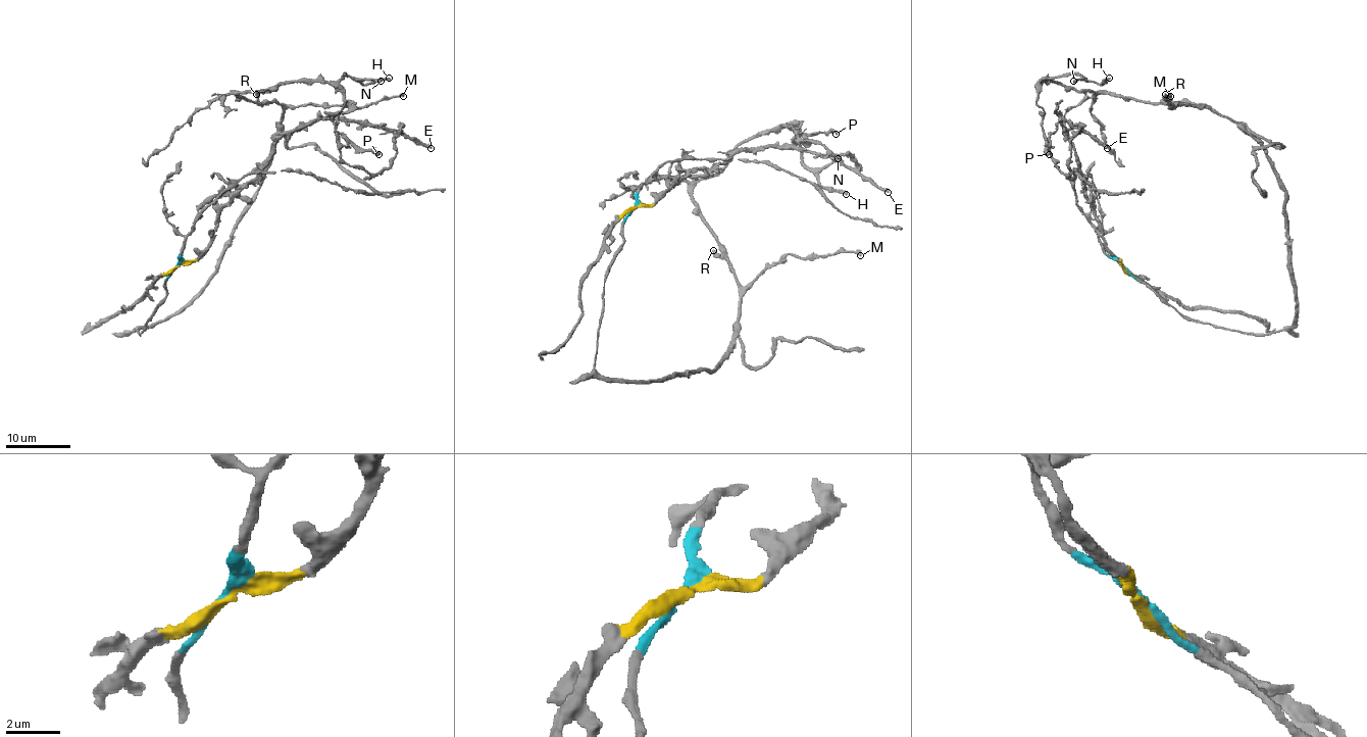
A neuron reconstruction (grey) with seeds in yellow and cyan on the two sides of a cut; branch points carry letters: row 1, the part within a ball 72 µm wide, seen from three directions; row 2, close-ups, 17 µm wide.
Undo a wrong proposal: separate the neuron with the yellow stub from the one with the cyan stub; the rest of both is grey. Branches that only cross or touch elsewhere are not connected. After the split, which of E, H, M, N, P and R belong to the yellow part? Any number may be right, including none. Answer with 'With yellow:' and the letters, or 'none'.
With yellow: E, P

